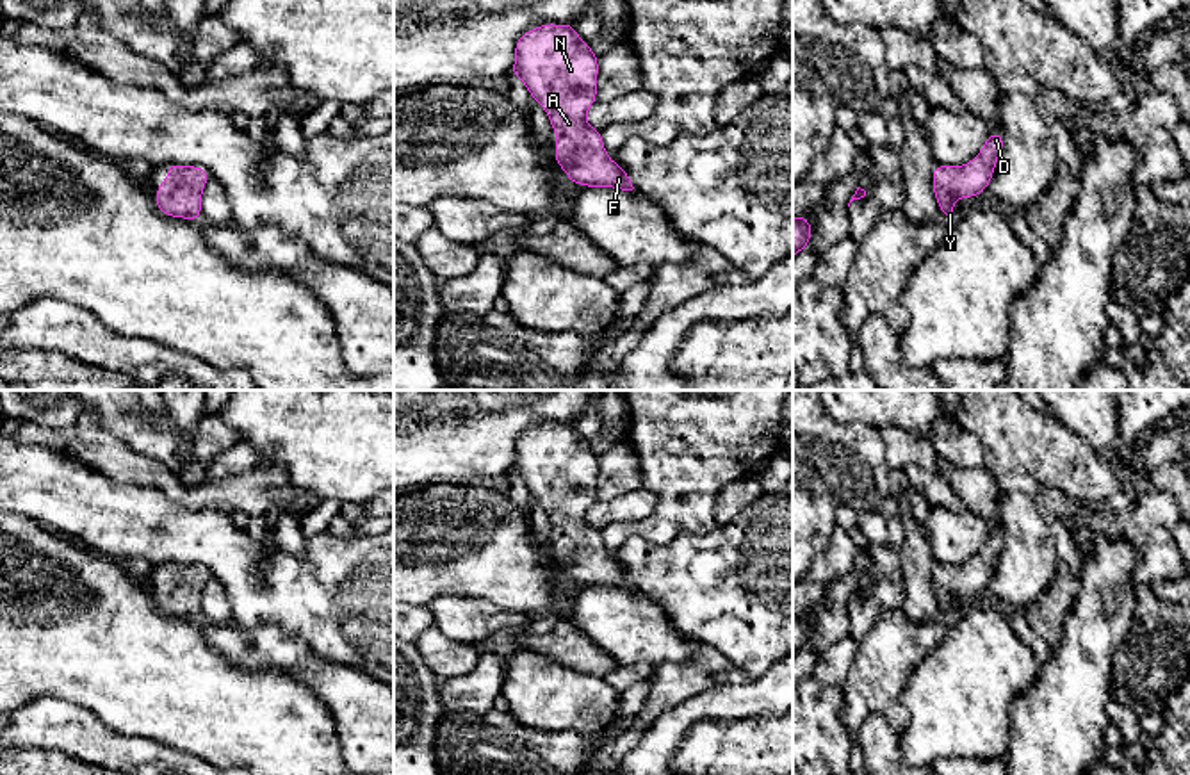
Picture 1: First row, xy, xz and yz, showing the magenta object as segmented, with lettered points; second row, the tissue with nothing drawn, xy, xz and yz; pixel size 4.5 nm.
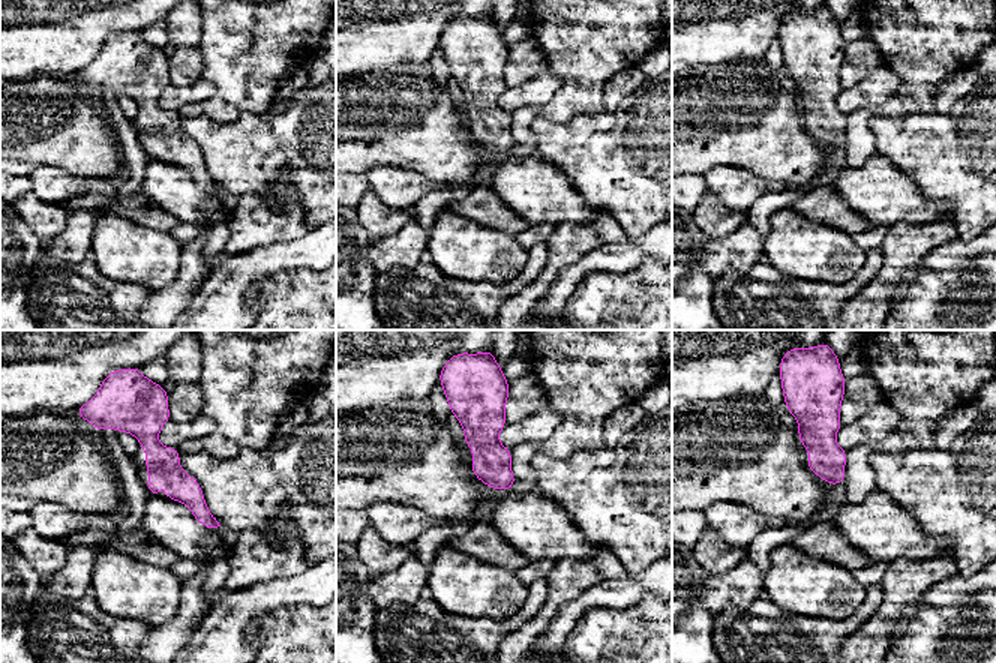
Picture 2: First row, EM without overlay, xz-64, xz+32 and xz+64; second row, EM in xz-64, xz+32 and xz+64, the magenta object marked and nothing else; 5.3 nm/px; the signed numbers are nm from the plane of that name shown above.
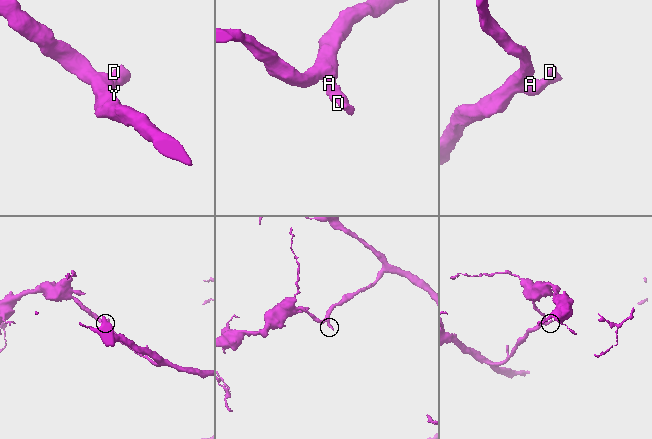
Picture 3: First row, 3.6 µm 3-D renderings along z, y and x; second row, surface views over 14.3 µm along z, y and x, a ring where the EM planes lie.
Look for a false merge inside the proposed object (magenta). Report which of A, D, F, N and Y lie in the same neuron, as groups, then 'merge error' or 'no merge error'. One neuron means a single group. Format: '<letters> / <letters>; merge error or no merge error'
A D F N Y; no merge error

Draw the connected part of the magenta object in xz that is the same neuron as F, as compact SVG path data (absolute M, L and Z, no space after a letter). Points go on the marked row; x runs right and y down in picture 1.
M543 23L524 32L515 43L511 77L518 77L533 100L550 119L556 132L556 167L563 167L570 184L584 187L611 187L632 191L629 173L611 160L602 143L602 132L586 123L586 110L597 102L599 57L583 41L574 23Z

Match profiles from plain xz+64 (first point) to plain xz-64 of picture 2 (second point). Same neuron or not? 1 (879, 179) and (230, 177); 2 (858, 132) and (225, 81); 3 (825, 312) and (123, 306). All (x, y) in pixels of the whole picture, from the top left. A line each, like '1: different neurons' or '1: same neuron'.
1: different neurons
2: same neuron
3: same neuron

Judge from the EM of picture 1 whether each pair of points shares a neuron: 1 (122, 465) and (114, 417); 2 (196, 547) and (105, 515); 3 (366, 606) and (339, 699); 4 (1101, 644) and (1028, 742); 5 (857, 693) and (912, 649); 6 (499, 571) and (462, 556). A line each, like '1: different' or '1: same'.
1: different
2: same
3: different
4: same
5: same
6: same

